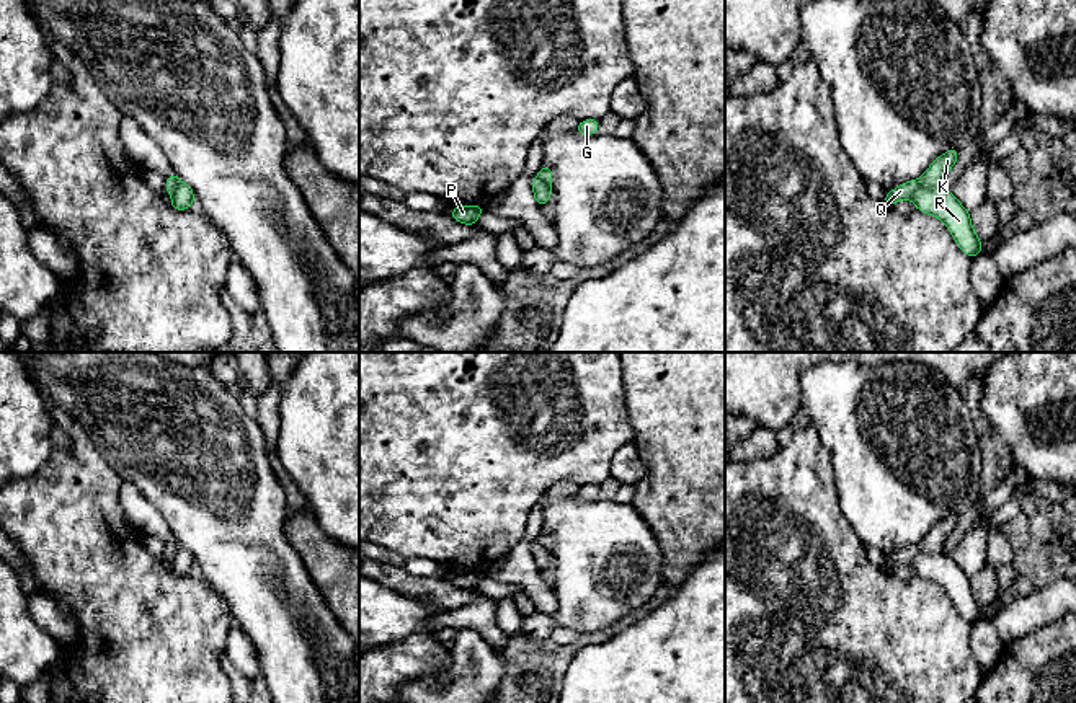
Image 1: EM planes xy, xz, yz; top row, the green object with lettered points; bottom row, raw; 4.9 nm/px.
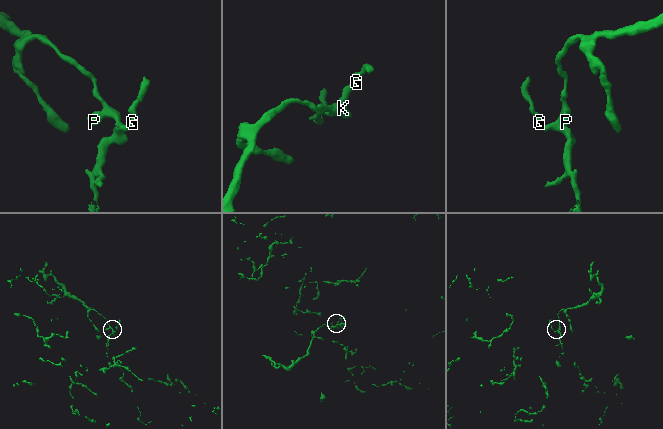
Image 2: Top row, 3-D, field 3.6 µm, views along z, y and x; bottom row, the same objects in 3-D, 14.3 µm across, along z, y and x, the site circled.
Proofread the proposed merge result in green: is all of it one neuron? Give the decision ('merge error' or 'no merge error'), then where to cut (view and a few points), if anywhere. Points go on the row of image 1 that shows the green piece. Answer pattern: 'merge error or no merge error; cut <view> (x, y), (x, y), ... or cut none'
merge error; cut yz (916, 180), (926, 188), (941, 188)

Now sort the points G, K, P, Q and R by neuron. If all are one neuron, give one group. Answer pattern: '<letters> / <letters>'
G Q R / K P

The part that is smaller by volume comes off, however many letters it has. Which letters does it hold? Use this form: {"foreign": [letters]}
{"foreign": ["K", "P"]}

